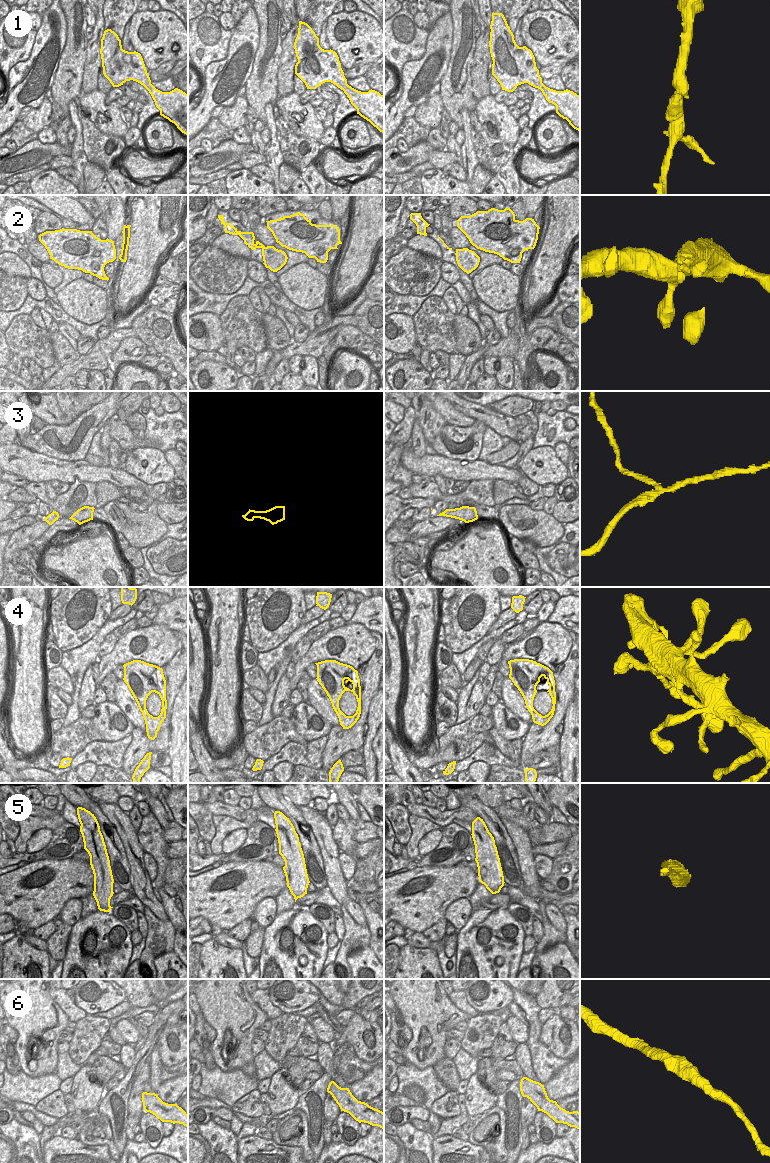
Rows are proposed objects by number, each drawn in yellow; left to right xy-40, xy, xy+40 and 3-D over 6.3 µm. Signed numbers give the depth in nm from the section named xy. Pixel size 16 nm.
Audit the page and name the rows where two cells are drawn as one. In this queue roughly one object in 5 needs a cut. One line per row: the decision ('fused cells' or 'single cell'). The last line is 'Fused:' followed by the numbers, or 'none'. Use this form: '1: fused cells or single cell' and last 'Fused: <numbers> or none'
1: single cell
2: single cell
3: fused cells
4: single cell
5: single cell
6: single cell
Fused: 3

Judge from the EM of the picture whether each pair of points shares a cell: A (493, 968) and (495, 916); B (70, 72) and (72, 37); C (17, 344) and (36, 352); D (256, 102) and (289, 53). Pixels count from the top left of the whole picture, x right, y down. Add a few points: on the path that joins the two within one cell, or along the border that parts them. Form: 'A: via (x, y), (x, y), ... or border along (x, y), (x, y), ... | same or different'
A: via (493, 955), (493, 934), (495, 929) | same
B: via (71, 63), (72, 46) | same
C: via (22, 344), (28, 344), (31, 347) | same
D: border along (282, 47), (277, 73), (278, 94) | different

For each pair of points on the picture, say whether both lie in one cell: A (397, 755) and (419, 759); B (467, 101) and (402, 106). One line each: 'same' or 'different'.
A: different
B: different

